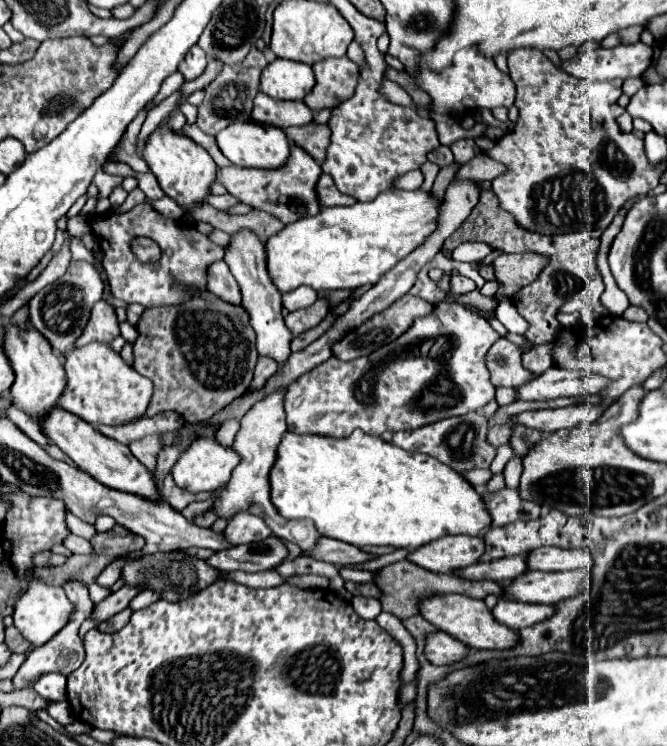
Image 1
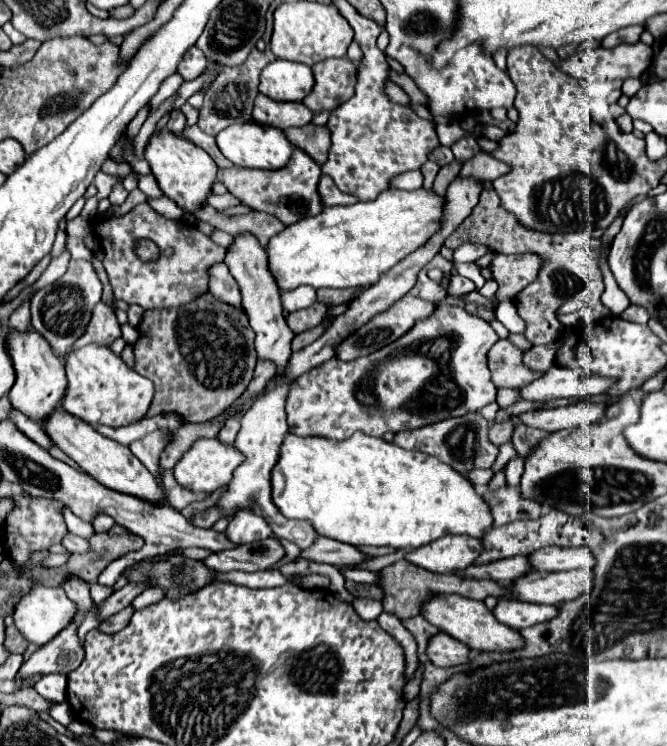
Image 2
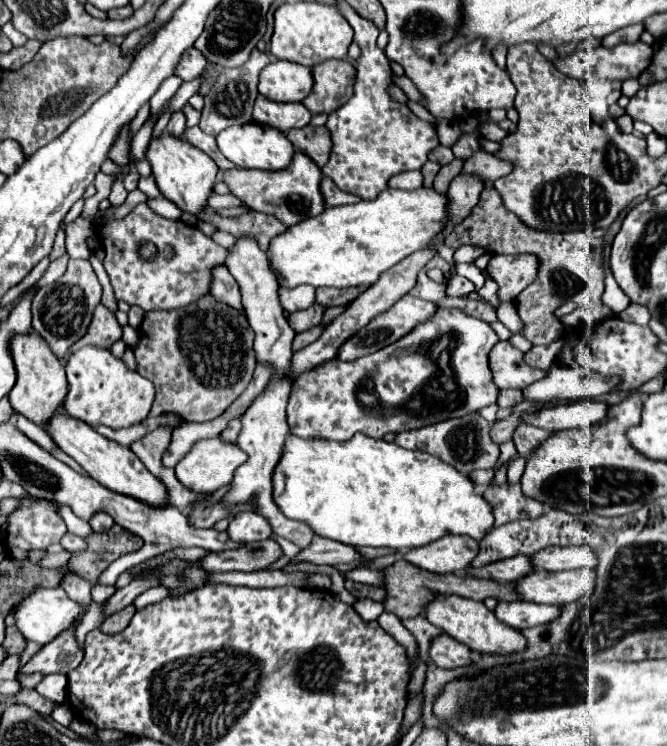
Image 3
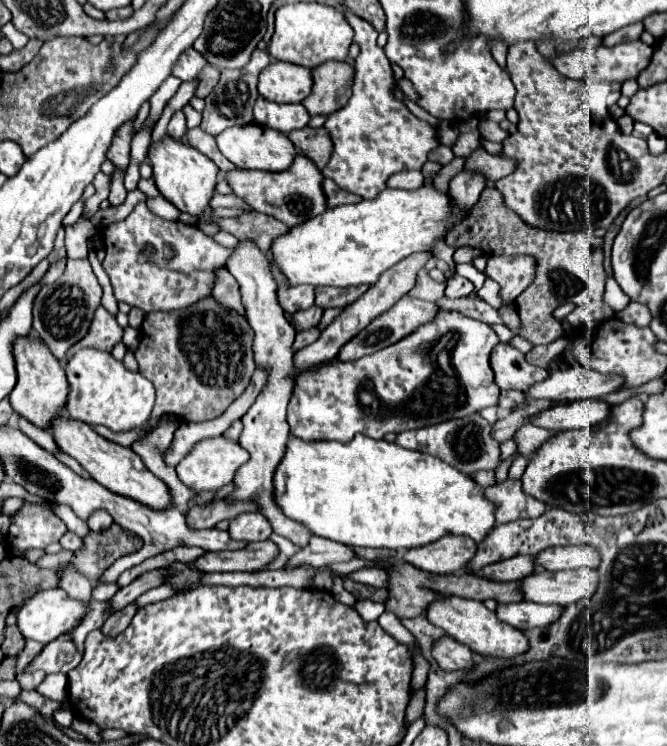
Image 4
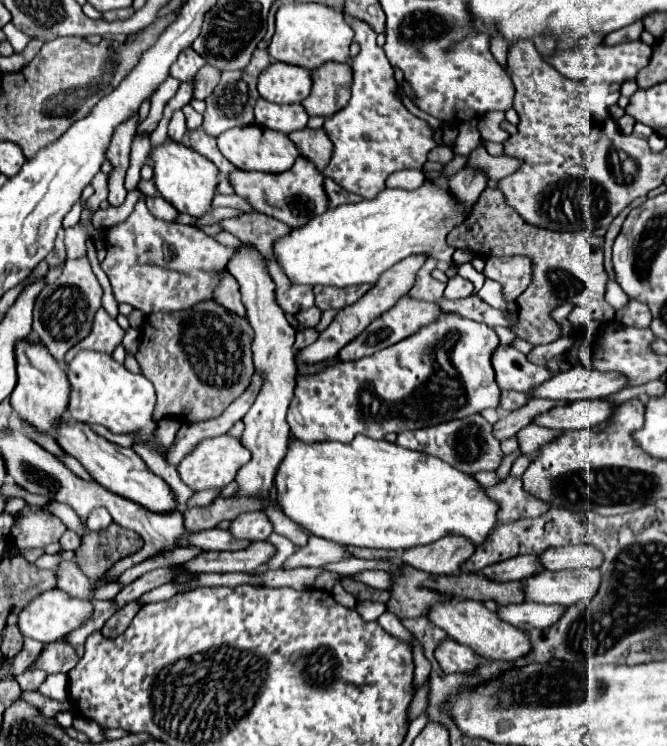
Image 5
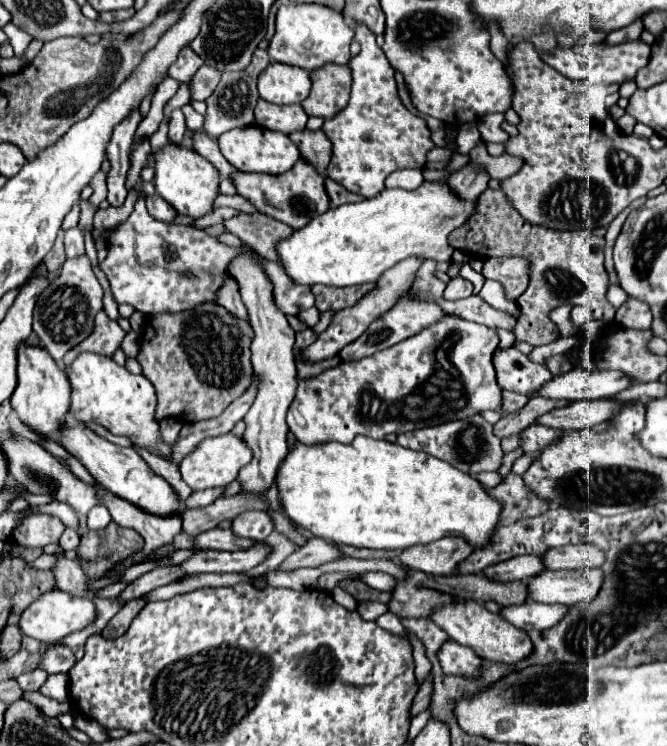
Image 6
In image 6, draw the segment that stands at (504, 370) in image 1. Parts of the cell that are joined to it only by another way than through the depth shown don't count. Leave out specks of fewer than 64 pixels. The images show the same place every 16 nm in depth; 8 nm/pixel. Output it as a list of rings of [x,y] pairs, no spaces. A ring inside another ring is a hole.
[[[514,346],[498,352],[494,356],[494,366],[498,386],[502,390],[512,390],[528,398],[534,396],[548,382],[548,378],[552,378],[546,366],[532,362]]]

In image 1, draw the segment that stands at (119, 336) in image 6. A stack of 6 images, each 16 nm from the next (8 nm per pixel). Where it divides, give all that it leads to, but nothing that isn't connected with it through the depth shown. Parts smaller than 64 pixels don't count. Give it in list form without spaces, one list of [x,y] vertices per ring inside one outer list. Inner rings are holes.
[[[100,300],[96,304],[96,308],[92,310],[90,322],[88,322],[84,334],[80,336],[80,340],[76,340],[74,348],[80,348],[80,346],[90,344],[90,342],[110,344],[116,336],[120,336],[120,328],[118,328],[118,320],[116,320],[114,308],[110,304],[106,304],[104,300]]]

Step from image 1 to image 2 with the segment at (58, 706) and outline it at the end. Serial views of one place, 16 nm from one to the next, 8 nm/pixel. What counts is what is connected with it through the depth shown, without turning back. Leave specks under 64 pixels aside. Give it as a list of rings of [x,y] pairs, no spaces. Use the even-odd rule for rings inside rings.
[[[67,701],[54,703],[50,708],[49,715],[65,727],[74,720],[74,715],[71,713],[71,708]]]

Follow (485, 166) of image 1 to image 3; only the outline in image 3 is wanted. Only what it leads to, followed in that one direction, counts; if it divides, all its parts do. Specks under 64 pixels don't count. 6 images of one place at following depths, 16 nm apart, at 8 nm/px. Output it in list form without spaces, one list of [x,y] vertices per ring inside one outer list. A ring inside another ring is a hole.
[[[482,148],[476,150],[466,162],[464,162],[464,170],[462,172],[472,172],[478,176],[484,176],[484,180],[498,180],[502,176],[508,176],[508,172],[512,172],[512,164],[504,162],[498,156],[492,156],[488,152],[484,152]]]

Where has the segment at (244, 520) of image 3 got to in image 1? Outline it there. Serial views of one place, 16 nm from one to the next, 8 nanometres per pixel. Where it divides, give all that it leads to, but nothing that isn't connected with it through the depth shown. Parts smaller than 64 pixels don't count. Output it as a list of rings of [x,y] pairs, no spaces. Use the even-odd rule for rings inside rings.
[[[238,512],[228,520],[228,528],[224,530],[224,536],[228,536],[228,542],[238,546],[238,544],[250,544],[264,540],[272,534],[268,524],[250,512]]]

